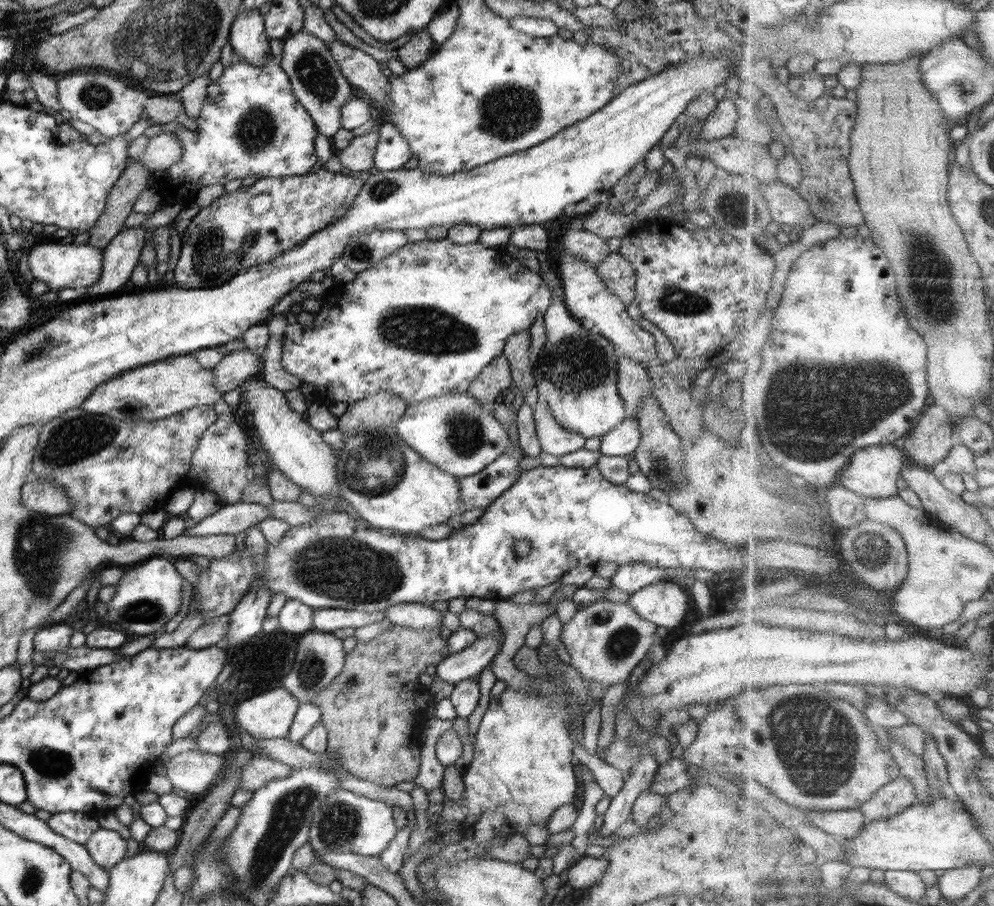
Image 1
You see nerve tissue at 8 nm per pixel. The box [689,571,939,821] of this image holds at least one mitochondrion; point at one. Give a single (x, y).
(788, 724)

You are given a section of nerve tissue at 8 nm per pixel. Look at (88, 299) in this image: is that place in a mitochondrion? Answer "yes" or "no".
no

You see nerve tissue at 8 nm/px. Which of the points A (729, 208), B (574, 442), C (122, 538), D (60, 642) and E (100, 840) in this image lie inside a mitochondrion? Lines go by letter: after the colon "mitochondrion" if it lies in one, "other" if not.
A: mitochondrion
B: other
C: other
D: other
E: other

